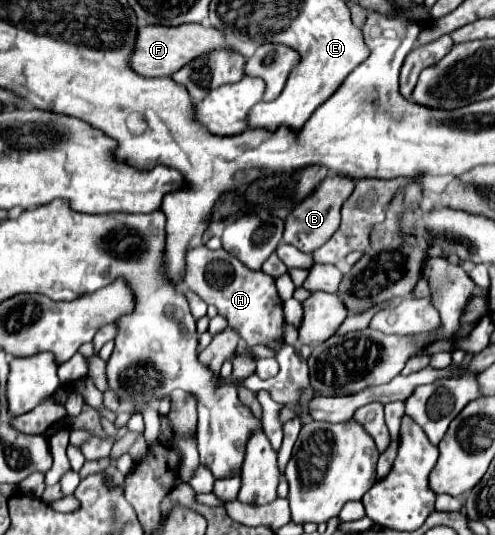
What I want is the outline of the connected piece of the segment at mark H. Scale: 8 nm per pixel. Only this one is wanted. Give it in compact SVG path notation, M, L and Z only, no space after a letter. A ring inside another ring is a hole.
M201 245L187 253L187 273L183 281L187 289L197 293L207 305L215 305L249 347L263 345L273 351L279 349L279 343L285 339L285 313L271 275L247 269L223 249L209 251Z

